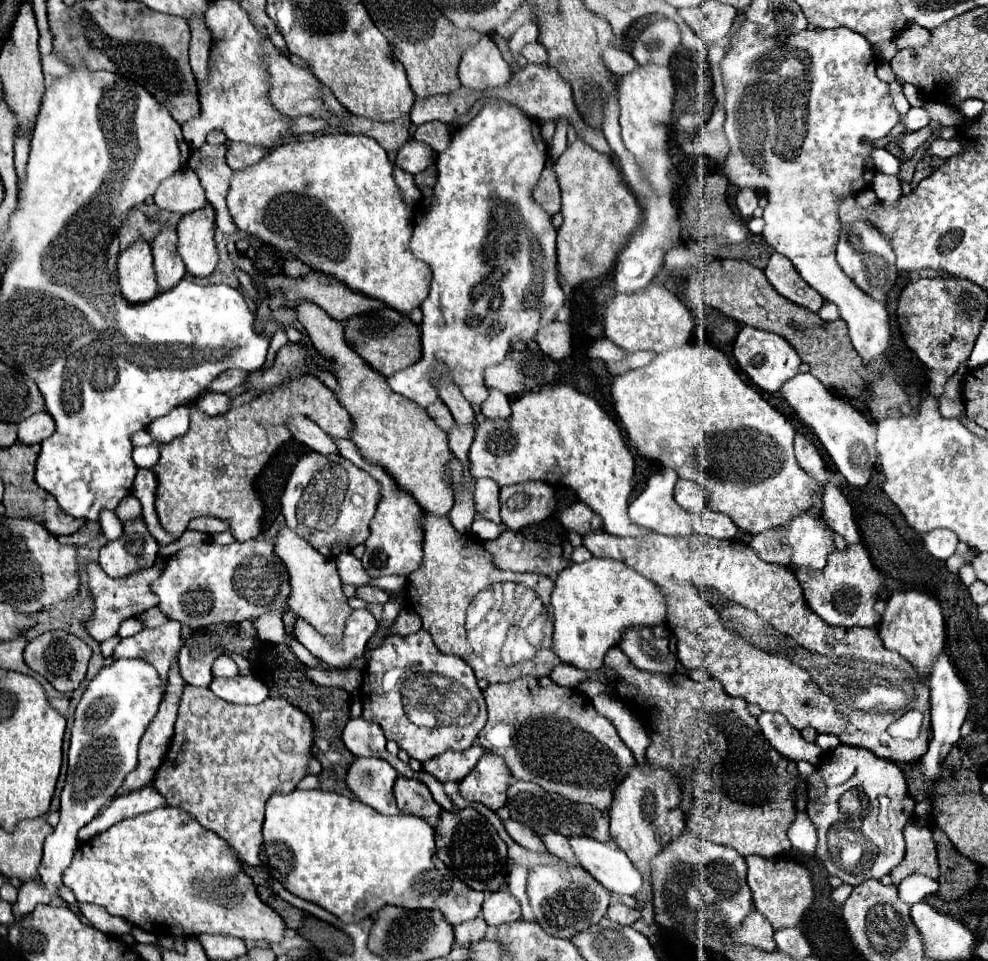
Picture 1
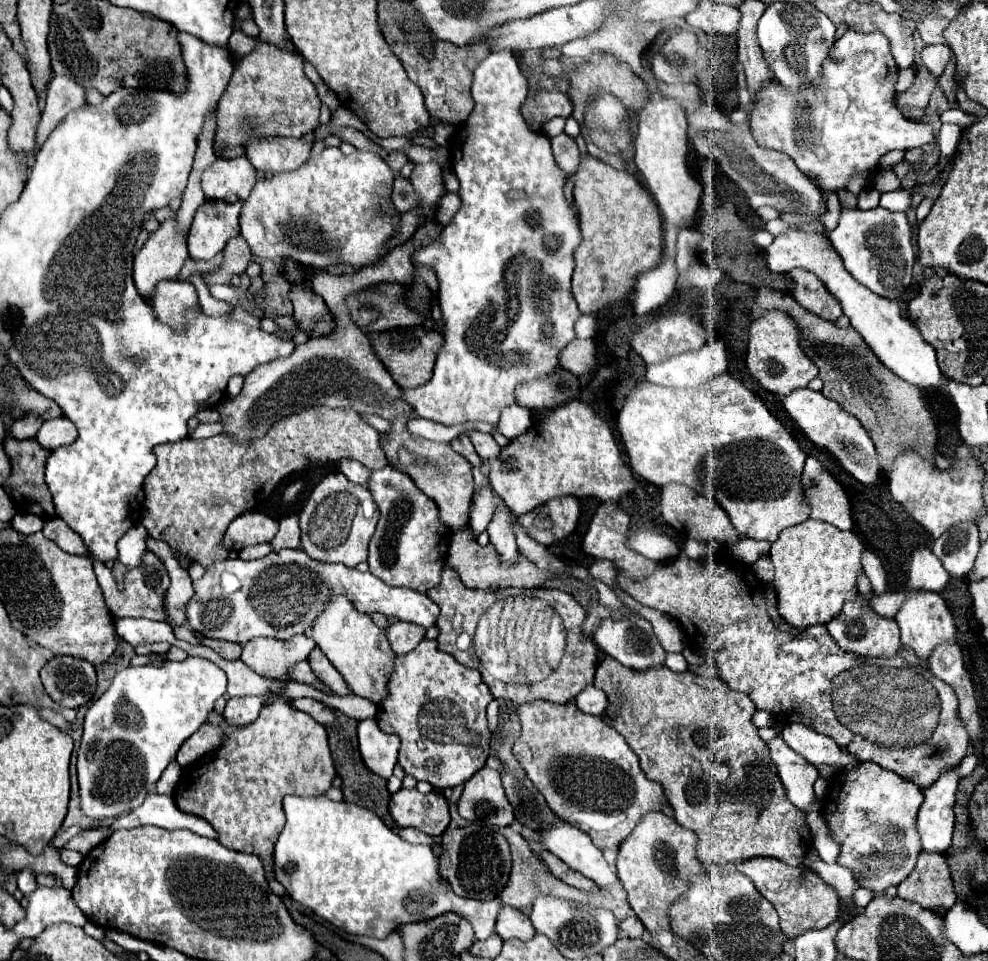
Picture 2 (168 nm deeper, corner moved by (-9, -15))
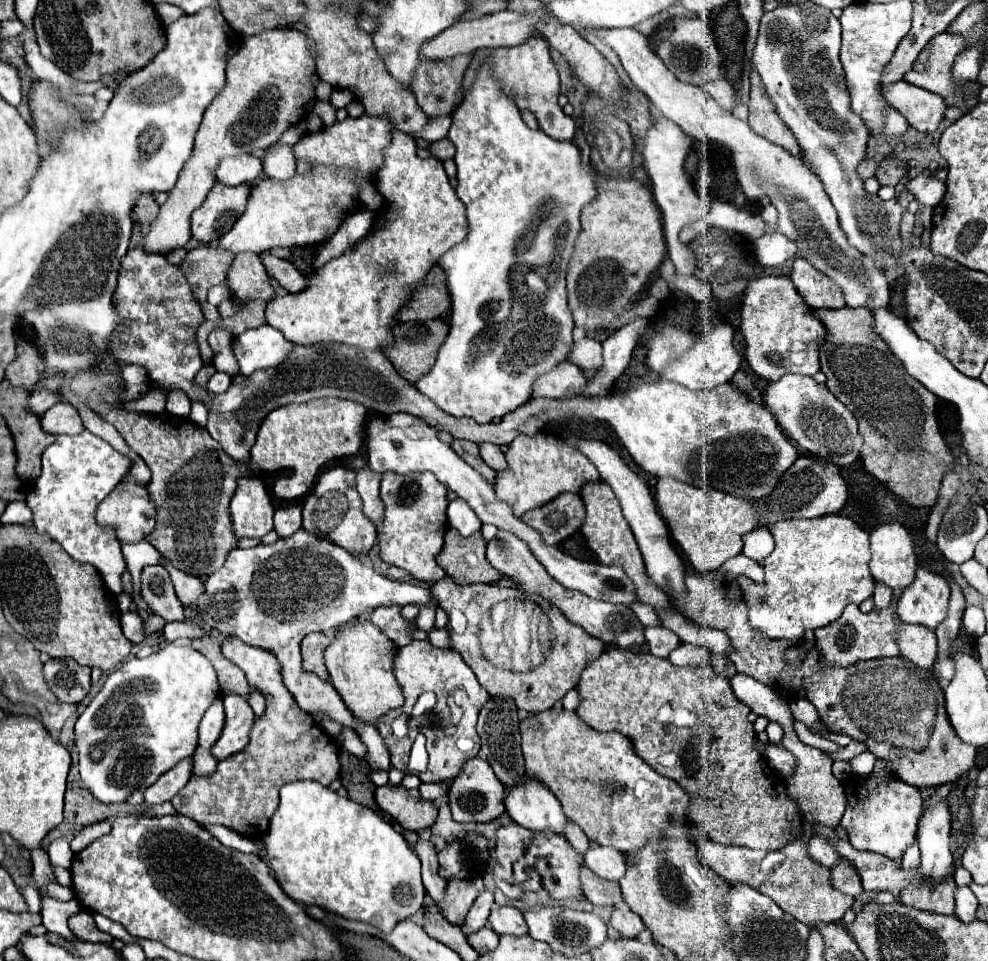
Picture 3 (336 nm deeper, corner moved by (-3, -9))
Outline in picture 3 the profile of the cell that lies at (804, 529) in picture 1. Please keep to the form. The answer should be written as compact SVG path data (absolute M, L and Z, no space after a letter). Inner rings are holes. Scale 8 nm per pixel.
M842 515L786 519L768 529L774 535L776 547L764 559L764 585L756 585L746 576L736 579L750 607L750 625L768 639L800 641L806 629L818 629L836 621L848 603L860 605L872 597L874 579L868 569L870 537L852 519Z

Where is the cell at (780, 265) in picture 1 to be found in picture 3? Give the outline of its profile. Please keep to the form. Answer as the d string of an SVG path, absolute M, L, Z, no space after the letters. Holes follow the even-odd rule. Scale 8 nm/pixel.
M798 257L792 265L790 275L794 287L798 289L800 297L812 307L812 309L842 309L844 307L844 293L838 289L838 285L818 271L814 265Z

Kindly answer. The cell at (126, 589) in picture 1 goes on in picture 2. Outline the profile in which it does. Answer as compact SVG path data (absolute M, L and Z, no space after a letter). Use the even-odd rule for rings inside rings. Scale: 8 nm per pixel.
M172 551L166 553L166 571L172 579L170 589L166 593L166 613L168 621L176 625L186 625L186 605L194 597L194 587L192 579L188 575L188 569L180 565L180 561L174 557Z

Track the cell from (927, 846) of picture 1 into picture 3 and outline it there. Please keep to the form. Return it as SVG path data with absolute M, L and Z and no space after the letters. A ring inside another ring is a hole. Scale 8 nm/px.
M944 879L932 887L928 887L926 883L908 885L900 893L900 901L914 909L952 915L954 913L954 891L956 891L954 879Z

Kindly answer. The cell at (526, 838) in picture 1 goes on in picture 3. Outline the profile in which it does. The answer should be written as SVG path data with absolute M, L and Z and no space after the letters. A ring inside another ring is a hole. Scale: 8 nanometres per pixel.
M586 865L580 867L580 889L584 897L594 905L616 905L622 901L618 883L598 877Z

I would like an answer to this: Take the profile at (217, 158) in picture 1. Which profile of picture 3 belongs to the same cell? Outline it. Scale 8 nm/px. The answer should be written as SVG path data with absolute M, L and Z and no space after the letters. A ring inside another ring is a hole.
M198 247L186 255L180 269L192 285L192 293L198 301L206 299L210 287L226 281L234 257L232 251L222 247Z

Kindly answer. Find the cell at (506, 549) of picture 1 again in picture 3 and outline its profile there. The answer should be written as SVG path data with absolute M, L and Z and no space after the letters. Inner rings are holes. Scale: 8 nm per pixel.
M450 527L444 537L444 549L436 561L460 585L496 583L502 579L502 573L486 561L486 541L480 531L470 537L462 537Z

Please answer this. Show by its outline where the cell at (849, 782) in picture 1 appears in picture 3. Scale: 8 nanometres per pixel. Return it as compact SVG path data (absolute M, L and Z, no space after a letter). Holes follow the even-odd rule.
M868 773L868 775L848 775L846 779L842 779L842 785L846 789L846 811L840 819L840 827L846 829L848 833L848 841L854 845L854 849L858 851L870 851L870 853L878 853L878 855L884 855L892 861L900 861L904 851L916 841L916 823L918 823L918 817L922 815L922 797L920 797L920 791L912 785L906 785L904 781L900 779L894 779L894 777L886 777L886 781L878 781L874 777L874 773Z

